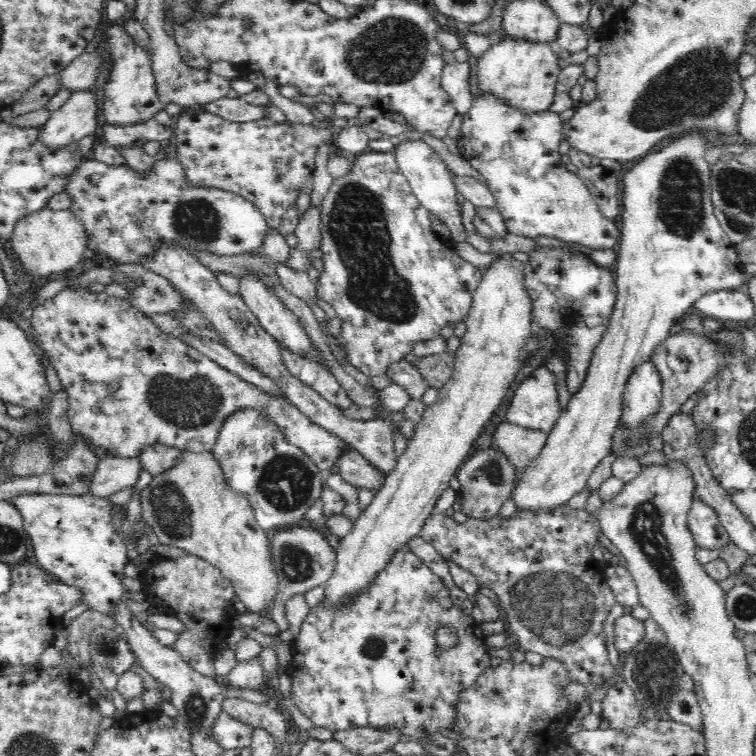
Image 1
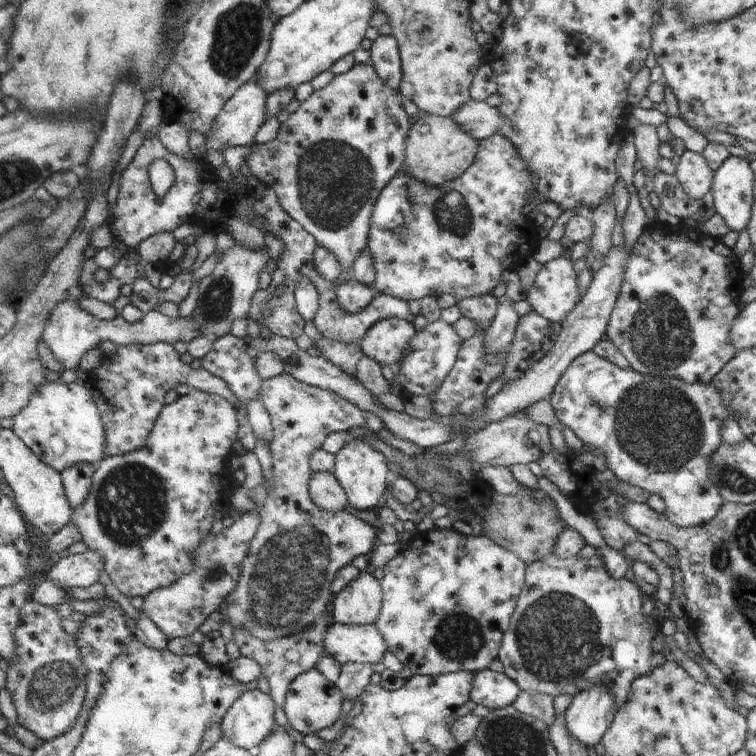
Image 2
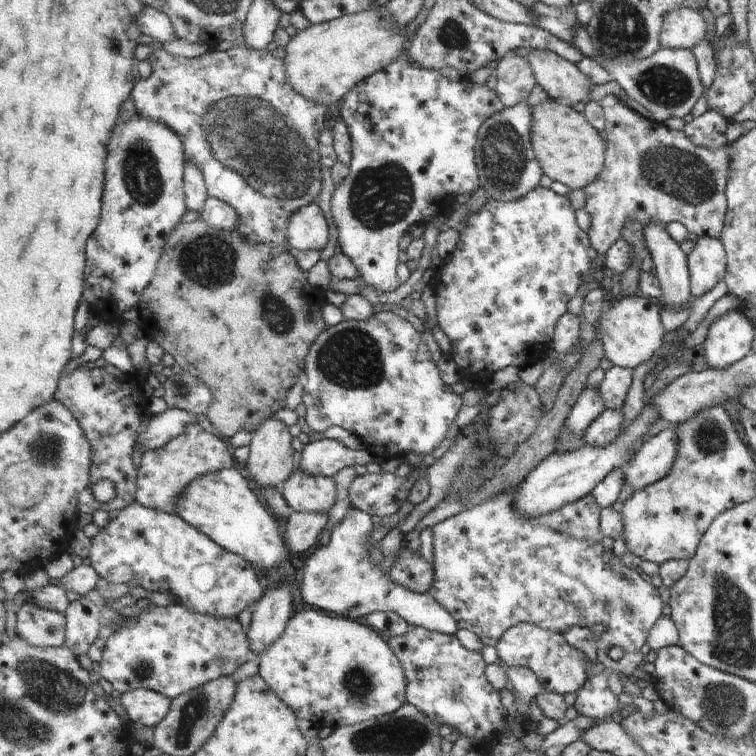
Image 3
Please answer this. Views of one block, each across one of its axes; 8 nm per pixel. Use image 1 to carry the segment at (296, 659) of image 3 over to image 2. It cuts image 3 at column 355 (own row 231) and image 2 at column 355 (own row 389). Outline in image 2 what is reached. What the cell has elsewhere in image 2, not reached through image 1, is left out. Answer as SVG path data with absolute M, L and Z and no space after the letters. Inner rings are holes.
M363 572L345 590L335 594L331 606L333 624L343 626L377 626L381 614L383 586L369 572Z

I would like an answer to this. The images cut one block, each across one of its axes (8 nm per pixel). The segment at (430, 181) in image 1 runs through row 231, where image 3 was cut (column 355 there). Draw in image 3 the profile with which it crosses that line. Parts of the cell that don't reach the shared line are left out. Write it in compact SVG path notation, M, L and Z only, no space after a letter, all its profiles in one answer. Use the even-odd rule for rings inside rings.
M319 440L311 442L301 452L301 470L313 474L313 476L327 476L333 478L339 470L345 466L357 466L357 464L369 464L377 462L379 458L373 456L371 450L351 450L339 440Z

